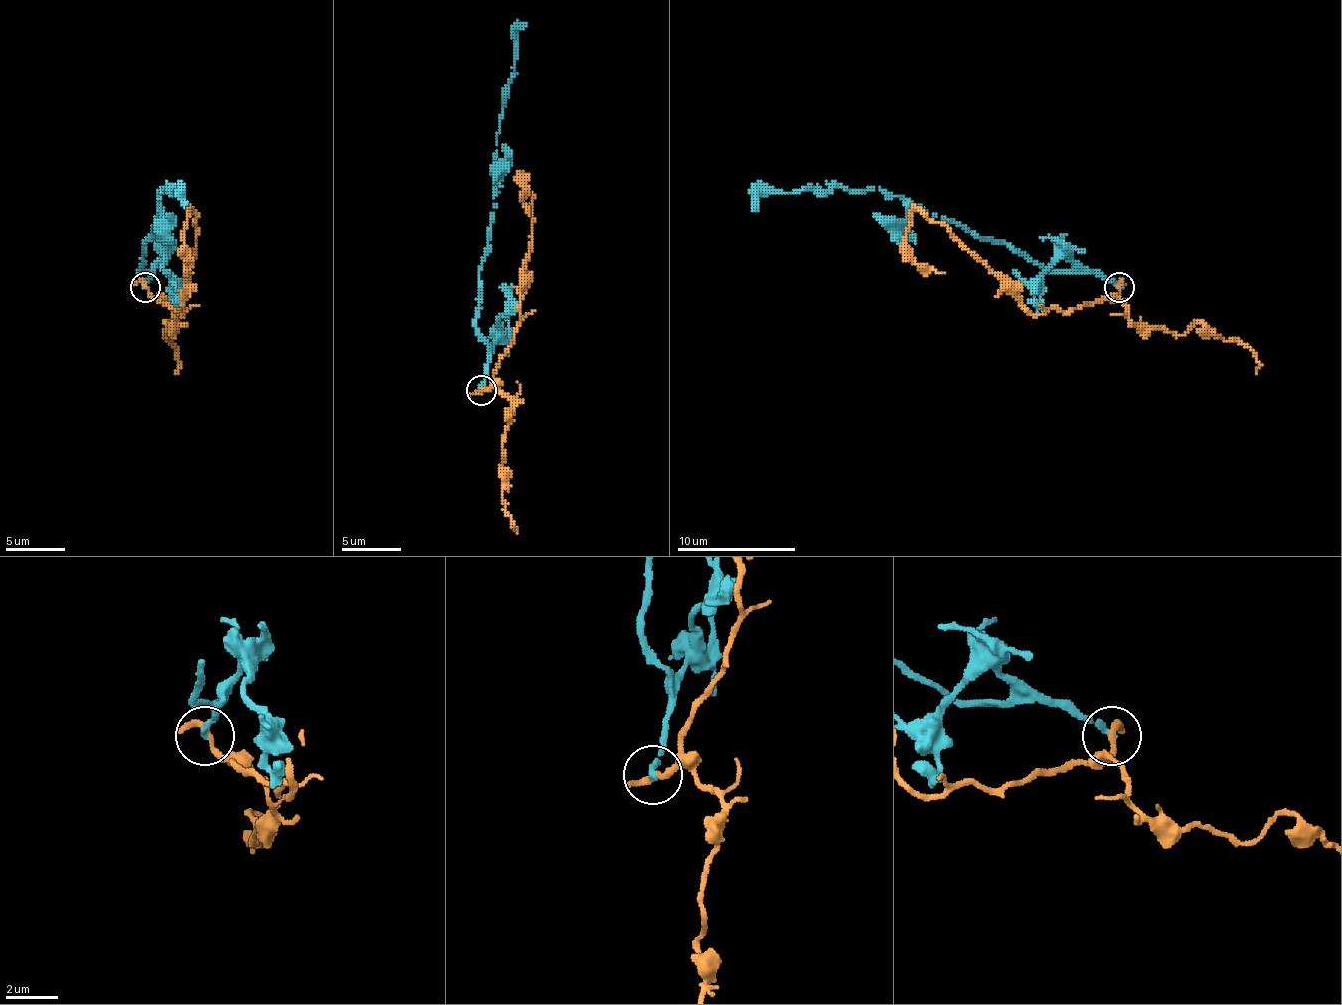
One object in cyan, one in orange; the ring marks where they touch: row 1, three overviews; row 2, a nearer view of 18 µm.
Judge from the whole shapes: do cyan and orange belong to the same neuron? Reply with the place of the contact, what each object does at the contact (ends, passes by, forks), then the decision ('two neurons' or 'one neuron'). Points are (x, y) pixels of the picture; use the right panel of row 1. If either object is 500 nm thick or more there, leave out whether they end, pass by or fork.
(1119, 287) | cyan ends | orange passes by | two neurons

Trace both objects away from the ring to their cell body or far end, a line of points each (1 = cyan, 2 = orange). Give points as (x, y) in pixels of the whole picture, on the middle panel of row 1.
1: (481, 391), (487, 355), (476, 314), (478, 275), (493, 213), (505, 85), (514, 73), (514, 35), (526, 23)
2: (481, 391), (493, 382), (493, 370), (514, 337), (523, 260), (532, 239), (532, 195), (520, 177), (529, 216)

